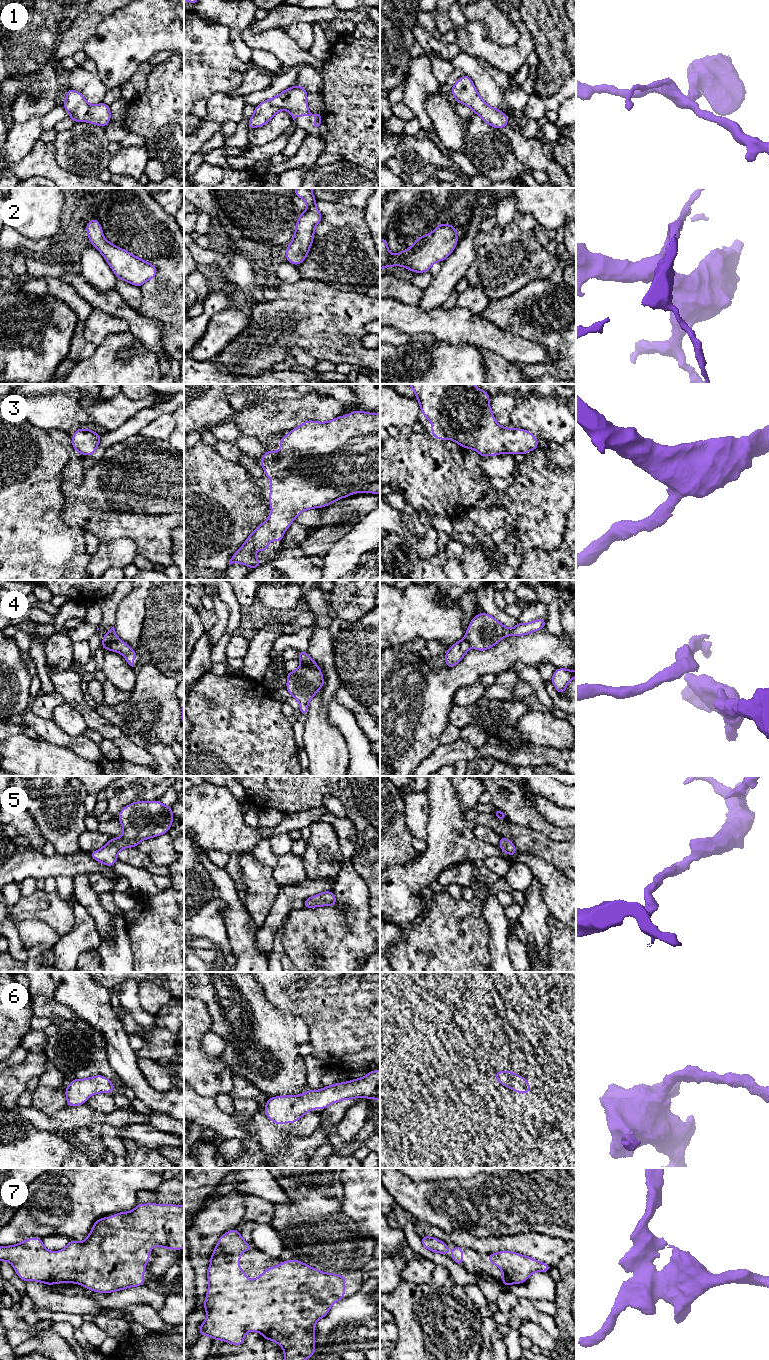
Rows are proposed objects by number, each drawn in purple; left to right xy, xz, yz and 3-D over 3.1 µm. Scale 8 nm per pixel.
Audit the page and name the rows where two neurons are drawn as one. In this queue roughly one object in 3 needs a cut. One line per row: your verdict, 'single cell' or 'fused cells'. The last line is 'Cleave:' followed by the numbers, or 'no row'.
1: single cell
2: single cell
3: single cell
4: fused cells
5: single cell
6: single cell
7: single cell
Cleave: 4

